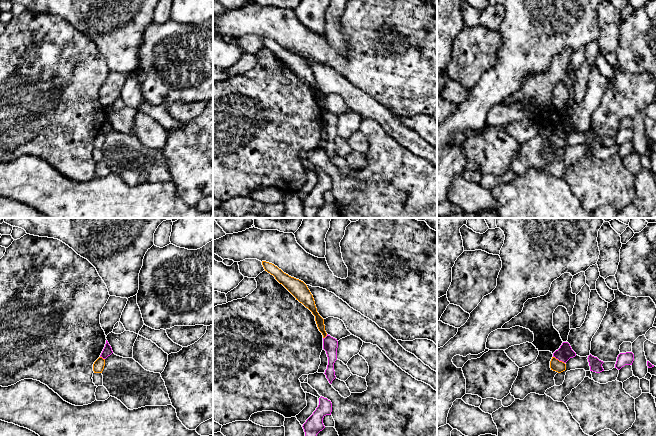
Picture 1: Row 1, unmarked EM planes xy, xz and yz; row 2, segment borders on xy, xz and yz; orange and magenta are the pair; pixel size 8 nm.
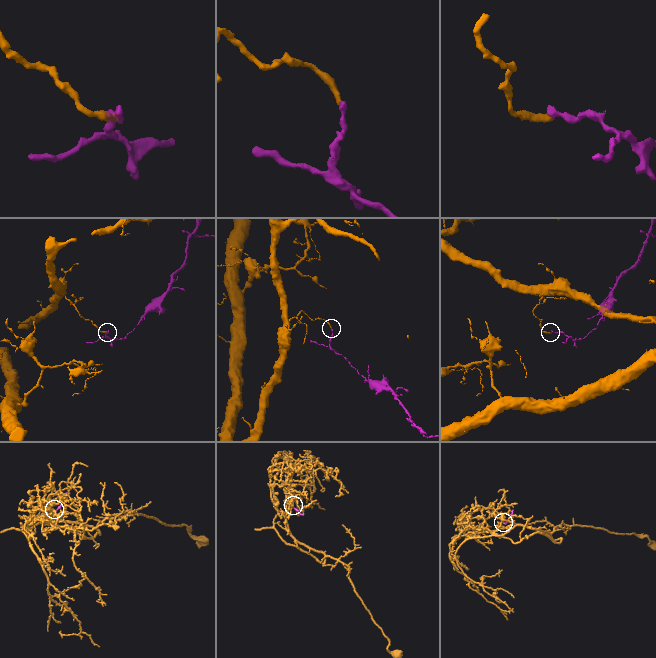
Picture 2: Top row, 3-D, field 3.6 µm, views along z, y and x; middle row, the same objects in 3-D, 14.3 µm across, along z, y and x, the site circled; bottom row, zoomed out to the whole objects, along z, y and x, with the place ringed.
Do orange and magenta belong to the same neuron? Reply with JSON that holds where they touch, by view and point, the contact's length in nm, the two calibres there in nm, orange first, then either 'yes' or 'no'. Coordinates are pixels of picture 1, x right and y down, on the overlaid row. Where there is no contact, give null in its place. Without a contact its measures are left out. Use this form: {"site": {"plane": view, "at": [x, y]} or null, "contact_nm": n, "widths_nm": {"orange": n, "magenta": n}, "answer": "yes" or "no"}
{"site": {"plane": "yz", "at": [558, 360]}, "contact_nm": 110, "widths_nm": {"orange": 90, "magenta": 120}, "answer": "no"}

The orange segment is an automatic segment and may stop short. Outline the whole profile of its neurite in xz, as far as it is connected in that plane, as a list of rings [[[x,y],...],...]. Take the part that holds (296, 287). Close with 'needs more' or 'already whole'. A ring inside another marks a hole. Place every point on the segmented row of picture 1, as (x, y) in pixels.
[[[262,261],[262,265],[265,271],[273,275],[275,279],[296,298],[296,300],[298,300],[312,312],[312,314],[315,316],[317,327],[322,333],[323,338],[325,338],[327,333],[325,331],[324,319],[317,312],[313,295],[311,294],[307,285],[303,281],[284,273],[272,263]]] | already whole

